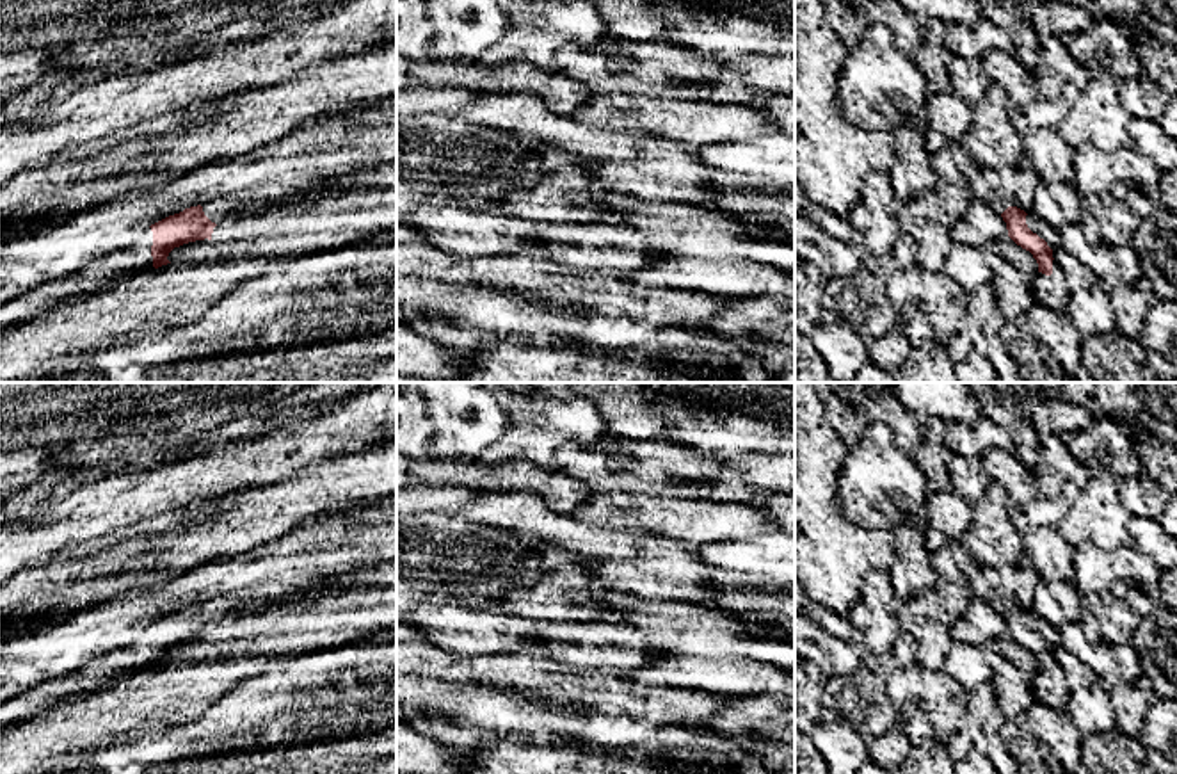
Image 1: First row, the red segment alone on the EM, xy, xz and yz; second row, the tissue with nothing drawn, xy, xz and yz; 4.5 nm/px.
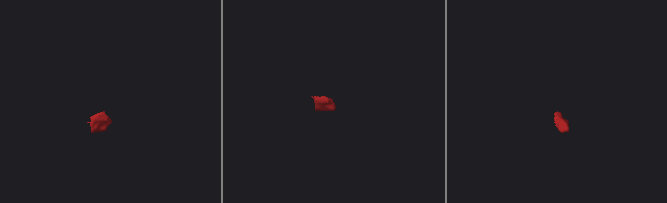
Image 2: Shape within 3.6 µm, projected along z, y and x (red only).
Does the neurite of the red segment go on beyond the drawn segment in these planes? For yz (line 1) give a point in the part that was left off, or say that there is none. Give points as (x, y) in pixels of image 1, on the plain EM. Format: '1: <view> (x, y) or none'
1: none

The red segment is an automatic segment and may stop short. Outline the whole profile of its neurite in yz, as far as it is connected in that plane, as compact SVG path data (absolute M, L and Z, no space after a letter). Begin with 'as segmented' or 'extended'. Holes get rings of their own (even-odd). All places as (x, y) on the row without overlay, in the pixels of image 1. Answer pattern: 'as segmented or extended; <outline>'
as segmented; M1008 605L1001 616L1006 621L1008 635L1029 649L1038 662L1038 671L1051 674L1053 673L1053 648L1044 637L1033 632L1026 623L1026 610L1017 605Z

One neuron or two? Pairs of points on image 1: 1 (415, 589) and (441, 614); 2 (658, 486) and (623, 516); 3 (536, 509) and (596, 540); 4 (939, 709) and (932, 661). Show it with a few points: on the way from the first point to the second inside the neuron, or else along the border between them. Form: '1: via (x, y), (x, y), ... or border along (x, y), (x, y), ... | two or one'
1: border along (472, 604), (418, 605), (415, 609) | two
2: border along (648, 491), (690, 499) | two
3: via (550, 524), (582, 540) | one
4: border along (916, 661), (925, 668), (941, 669) | two

